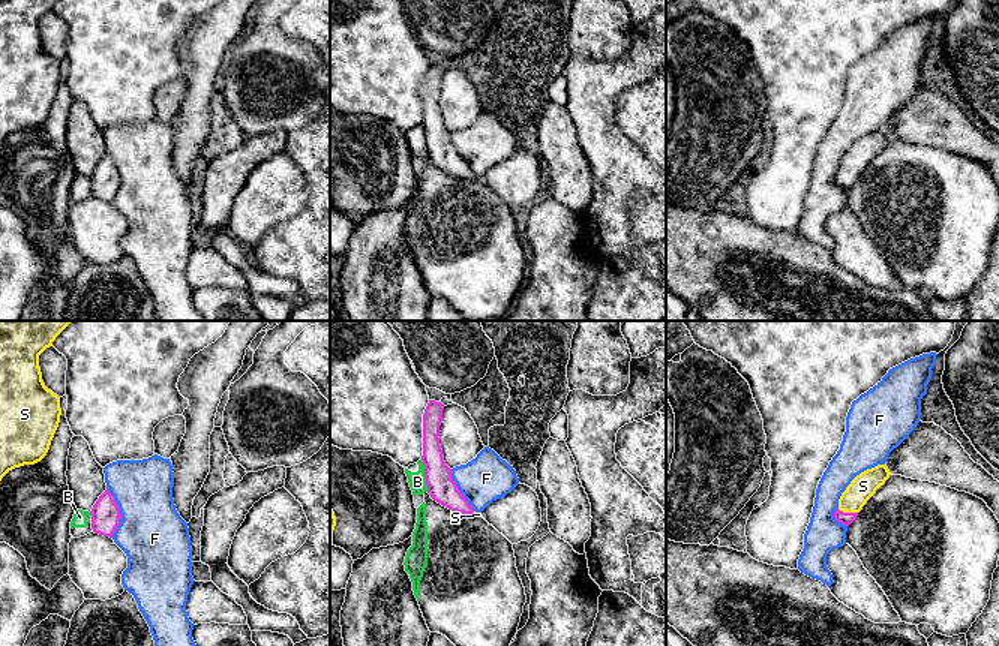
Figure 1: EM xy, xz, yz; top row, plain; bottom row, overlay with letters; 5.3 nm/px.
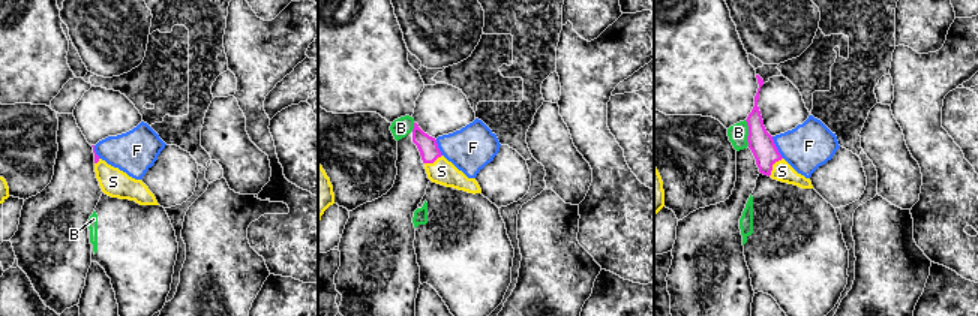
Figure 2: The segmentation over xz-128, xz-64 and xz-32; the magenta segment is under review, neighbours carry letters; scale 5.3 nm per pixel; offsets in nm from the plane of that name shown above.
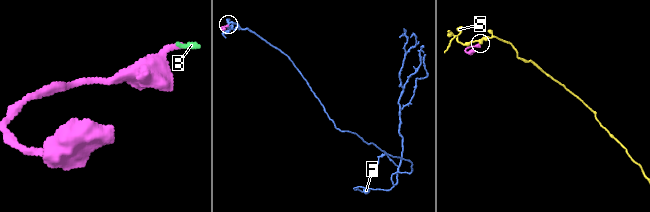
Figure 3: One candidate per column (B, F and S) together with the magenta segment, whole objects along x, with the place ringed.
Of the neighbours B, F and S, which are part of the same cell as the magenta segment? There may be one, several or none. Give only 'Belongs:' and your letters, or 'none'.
Belongs: S

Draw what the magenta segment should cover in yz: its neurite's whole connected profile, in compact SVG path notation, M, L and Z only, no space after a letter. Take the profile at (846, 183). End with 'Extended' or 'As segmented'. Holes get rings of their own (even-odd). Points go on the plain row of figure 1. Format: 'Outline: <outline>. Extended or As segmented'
Outline: M878 129L856 139L842 157L834 183L842 189L849 190L867 165L885 148L890 139L886 129Z. Extended

